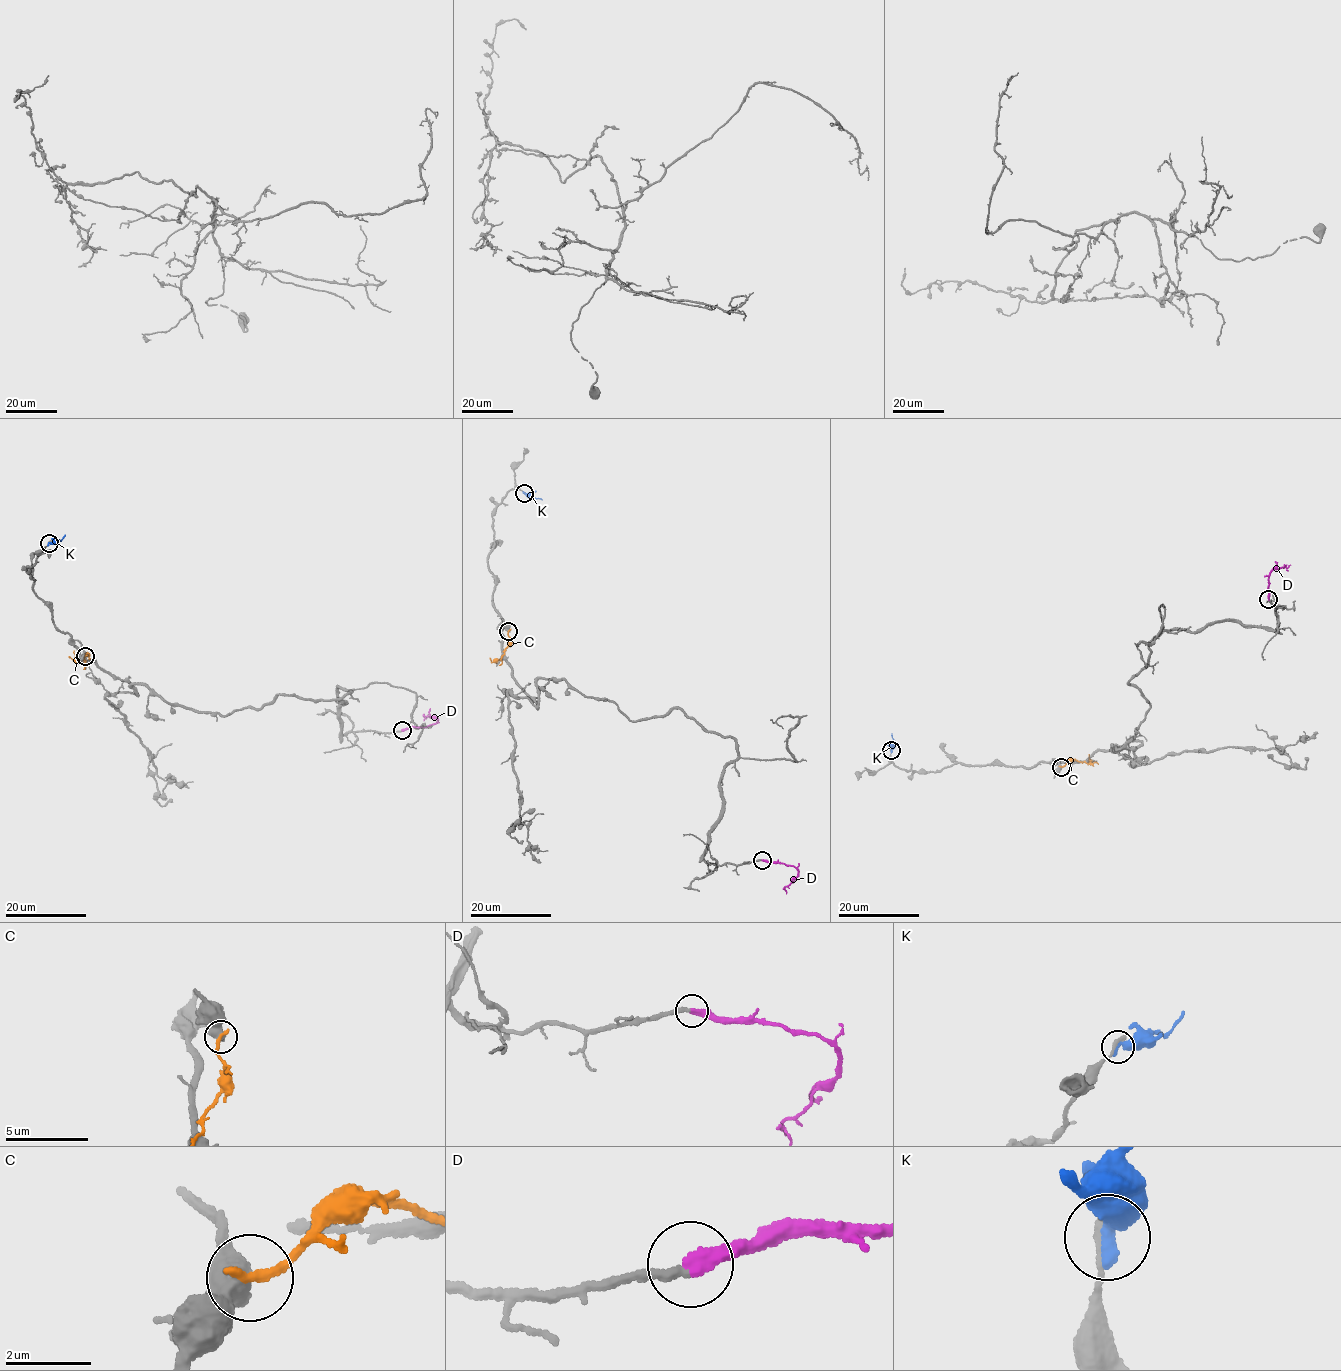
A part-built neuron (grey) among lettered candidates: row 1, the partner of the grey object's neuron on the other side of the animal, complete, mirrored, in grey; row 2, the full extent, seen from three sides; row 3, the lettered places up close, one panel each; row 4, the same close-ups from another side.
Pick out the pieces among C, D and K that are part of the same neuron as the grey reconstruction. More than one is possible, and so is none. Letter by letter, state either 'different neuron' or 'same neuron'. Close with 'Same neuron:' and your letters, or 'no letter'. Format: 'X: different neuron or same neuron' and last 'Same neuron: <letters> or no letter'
C: different neuron
D: same neuron
K: different neuron
Same neuron: D

